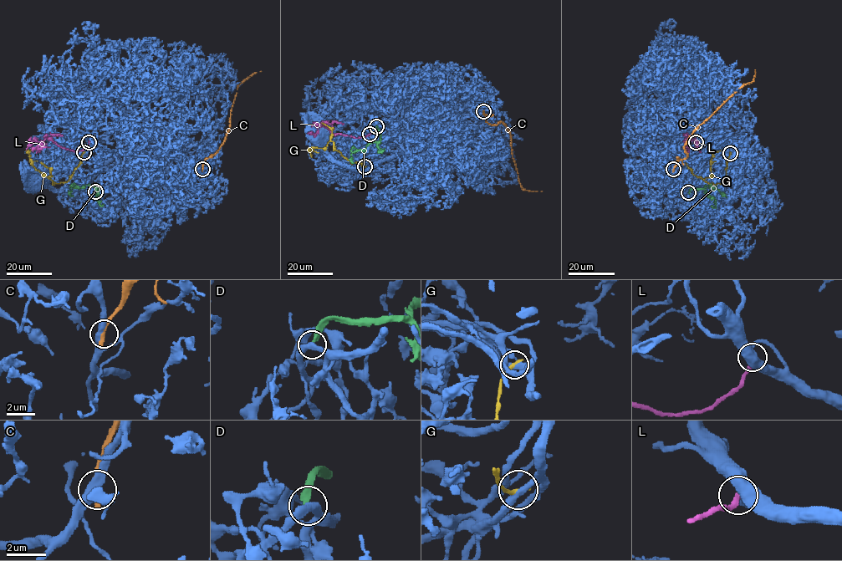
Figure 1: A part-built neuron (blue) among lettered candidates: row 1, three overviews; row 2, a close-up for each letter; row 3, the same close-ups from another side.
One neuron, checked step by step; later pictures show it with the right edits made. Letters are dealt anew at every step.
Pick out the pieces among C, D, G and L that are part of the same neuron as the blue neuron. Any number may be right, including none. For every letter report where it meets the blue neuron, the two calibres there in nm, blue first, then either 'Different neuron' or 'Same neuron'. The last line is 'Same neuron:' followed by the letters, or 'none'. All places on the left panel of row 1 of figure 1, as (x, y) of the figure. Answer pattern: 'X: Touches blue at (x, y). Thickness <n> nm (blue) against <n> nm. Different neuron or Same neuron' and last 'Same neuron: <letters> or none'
C: Touches blue at (202, 169). Thickness 480 nm (blue) against 360 nm. Different neuron
D: Touches blue at (95, 191). Thickness 400 nm (blue) against 320 nm. Different neuron
G: Touches blue at (84, 152). Thickness 380 nm (blue) against 240 nm. Different neuron
L: Touches blue at (89, 142). Thickness 550 nm (blue) against 320 nm. Same neuron
Same neuron: L

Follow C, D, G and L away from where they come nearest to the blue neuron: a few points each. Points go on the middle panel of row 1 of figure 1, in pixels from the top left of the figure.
C: (483, 111), (490, 124), (502, 122), (509, 132), (512, 157), (521, 186), (527, 191), (542, 191)
D: (376, 126), (380, 140), (370, 141), (363, 150), (354, 150), (351, 154), (353, 163)
G: (364, 166), (345, 159), (330, 141), (323, 148), (310, 150), (312, 157)
L: (369, 134), (354, 137), (333, 134), (316, 122), (318, 131), (307, 133)

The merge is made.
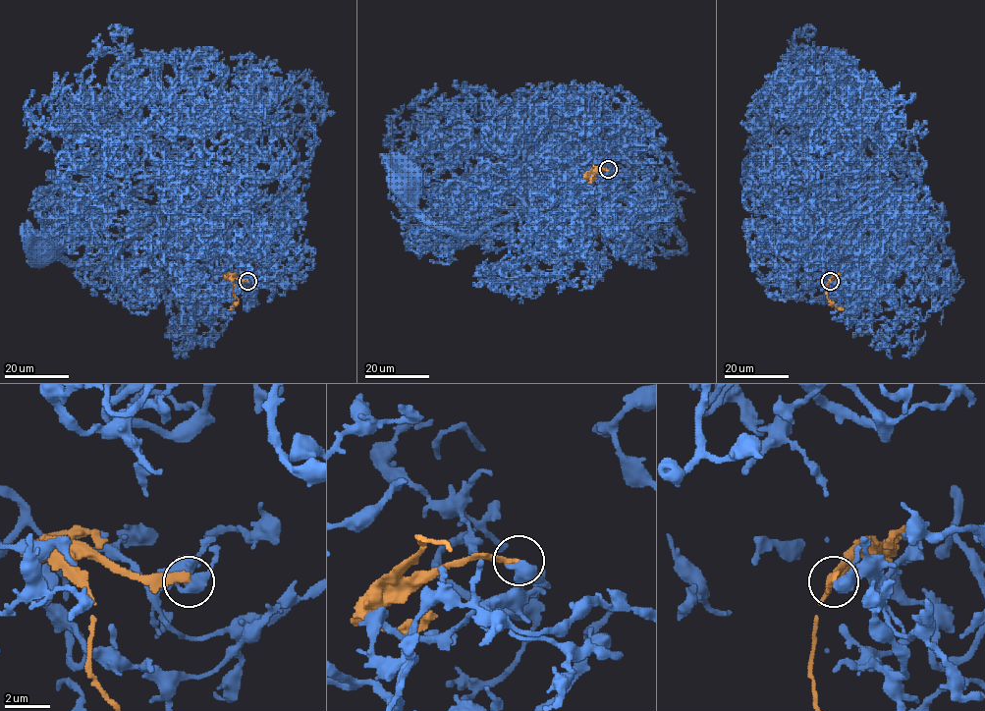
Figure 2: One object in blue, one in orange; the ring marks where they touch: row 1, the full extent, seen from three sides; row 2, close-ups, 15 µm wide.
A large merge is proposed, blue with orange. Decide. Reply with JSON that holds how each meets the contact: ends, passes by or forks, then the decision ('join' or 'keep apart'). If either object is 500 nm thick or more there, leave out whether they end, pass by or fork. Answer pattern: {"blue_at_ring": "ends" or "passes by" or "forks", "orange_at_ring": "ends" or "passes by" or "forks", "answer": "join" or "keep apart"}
{"blue_at_ring": "passes by", "orange_at_ring": "ends", "answer": "keep apart"}

